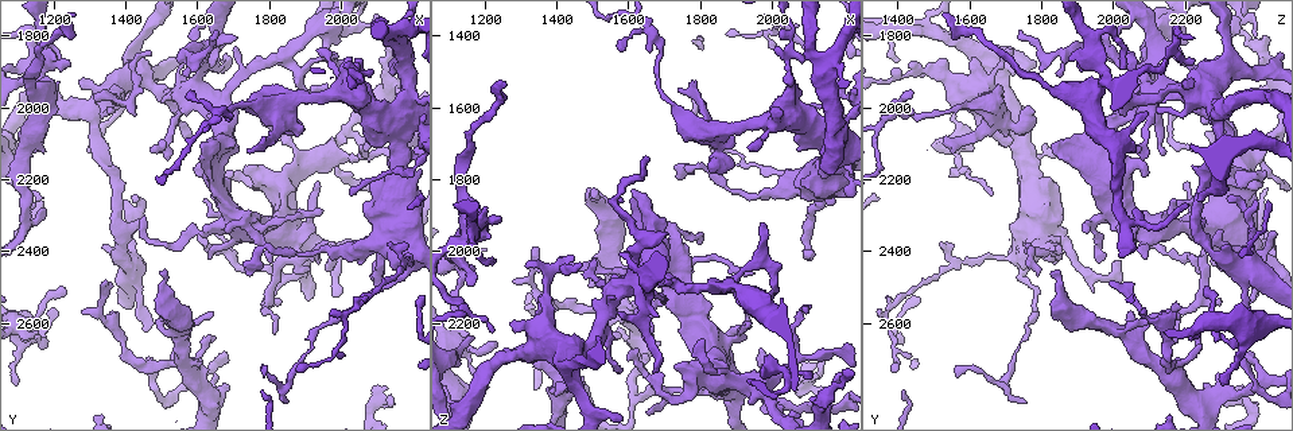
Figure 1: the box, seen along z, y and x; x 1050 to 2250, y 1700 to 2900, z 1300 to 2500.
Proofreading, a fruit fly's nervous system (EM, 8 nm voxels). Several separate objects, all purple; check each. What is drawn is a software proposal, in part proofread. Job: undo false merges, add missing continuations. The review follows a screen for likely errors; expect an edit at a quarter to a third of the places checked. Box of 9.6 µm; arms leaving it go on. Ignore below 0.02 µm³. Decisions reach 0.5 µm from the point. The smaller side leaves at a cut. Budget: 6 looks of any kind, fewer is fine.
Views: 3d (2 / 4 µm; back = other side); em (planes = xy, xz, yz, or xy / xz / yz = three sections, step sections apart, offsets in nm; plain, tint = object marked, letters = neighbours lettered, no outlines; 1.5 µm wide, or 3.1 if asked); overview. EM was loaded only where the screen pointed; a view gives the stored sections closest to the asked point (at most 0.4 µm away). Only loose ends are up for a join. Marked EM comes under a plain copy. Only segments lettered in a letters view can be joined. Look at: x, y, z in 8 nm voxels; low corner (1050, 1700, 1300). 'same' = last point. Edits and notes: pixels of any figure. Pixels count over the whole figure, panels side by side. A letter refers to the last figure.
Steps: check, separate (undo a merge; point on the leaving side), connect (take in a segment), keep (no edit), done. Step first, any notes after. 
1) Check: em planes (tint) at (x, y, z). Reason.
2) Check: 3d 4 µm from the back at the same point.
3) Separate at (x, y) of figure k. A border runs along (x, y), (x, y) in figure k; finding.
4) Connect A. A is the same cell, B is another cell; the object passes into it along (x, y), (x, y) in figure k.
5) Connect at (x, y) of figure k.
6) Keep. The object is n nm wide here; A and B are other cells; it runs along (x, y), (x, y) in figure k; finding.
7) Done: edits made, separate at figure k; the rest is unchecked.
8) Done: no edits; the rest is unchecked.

Check: 3d 2 µm at (1170, 2280, 2070). Branch stops here.

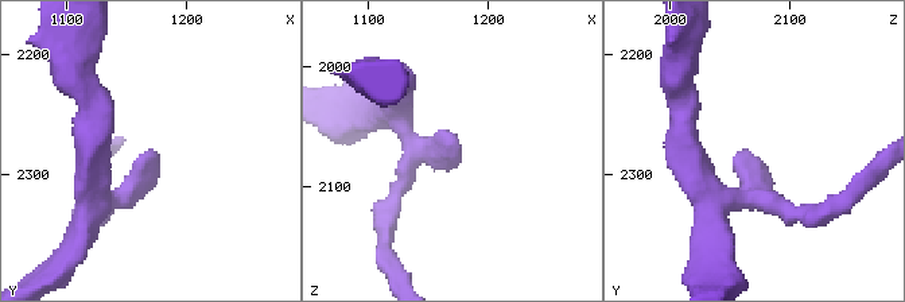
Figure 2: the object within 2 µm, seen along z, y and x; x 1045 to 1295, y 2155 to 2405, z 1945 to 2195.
Check: em planes (letters) at (1174, 2278, 2062). Now the EM.

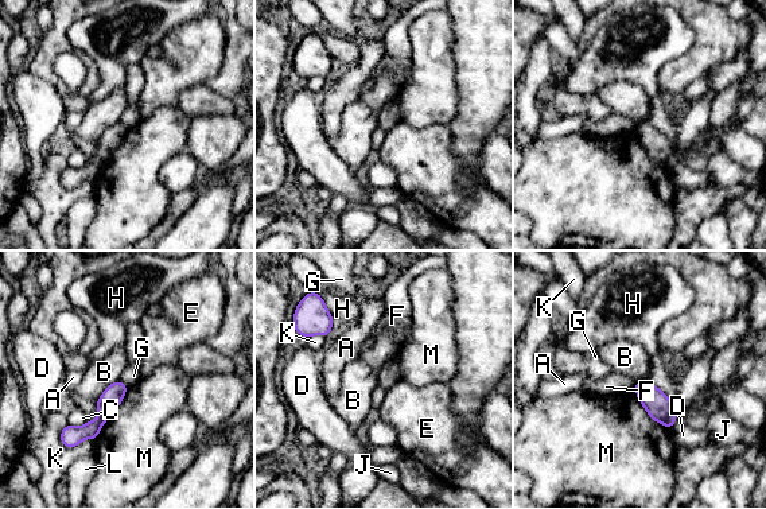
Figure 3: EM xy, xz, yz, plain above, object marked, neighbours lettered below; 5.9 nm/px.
Keep. A, B, C, D, E, F, G, H, J, K, L and M are other cells; it runs along (120, 385), (101, 419), (74, 442) in figure 3; none of them fits.

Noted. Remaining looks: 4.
Check: em planes (letters) at (1230, 2530, 2250). Branch stops here.

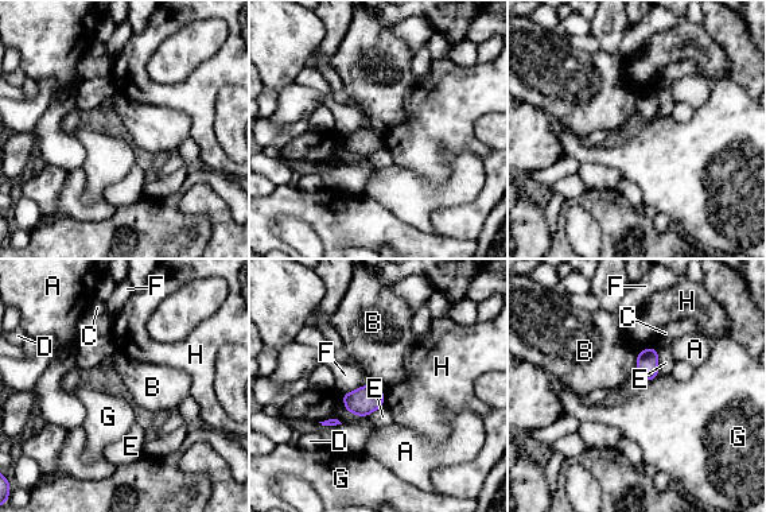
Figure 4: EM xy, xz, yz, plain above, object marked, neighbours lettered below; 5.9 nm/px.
Keep. The object is 130 nm wide here; A, B, C, D, E, F, G and H are other cells; none of them fits.

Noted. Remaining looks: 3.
Check: em xy step 8 (tint) at (1850, 2470, 2400). Abrupt turn.

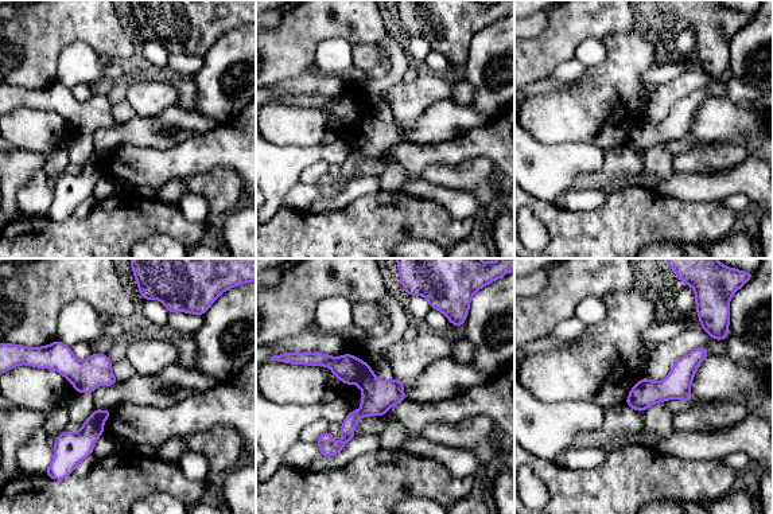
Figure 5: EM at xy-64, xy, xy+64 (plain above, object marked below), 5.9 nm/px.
Check: em planes (letters) at the same point. Cut it another way.

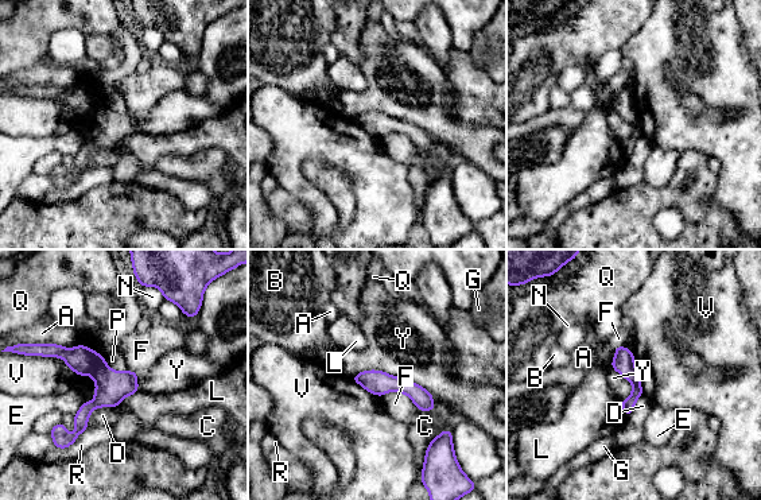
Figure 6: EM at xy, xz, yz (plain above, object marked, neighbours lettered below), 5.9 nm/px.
Keep. The object is 90 nm wide here; A, B, C, D, E, F, G, L, N, P, Q, R, V and Y are other cells; it runs along (49, 351), (134, 388) in figure 6; all the same neuron.

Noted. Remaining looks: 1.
Done: no edits; the rest is unchecked.

